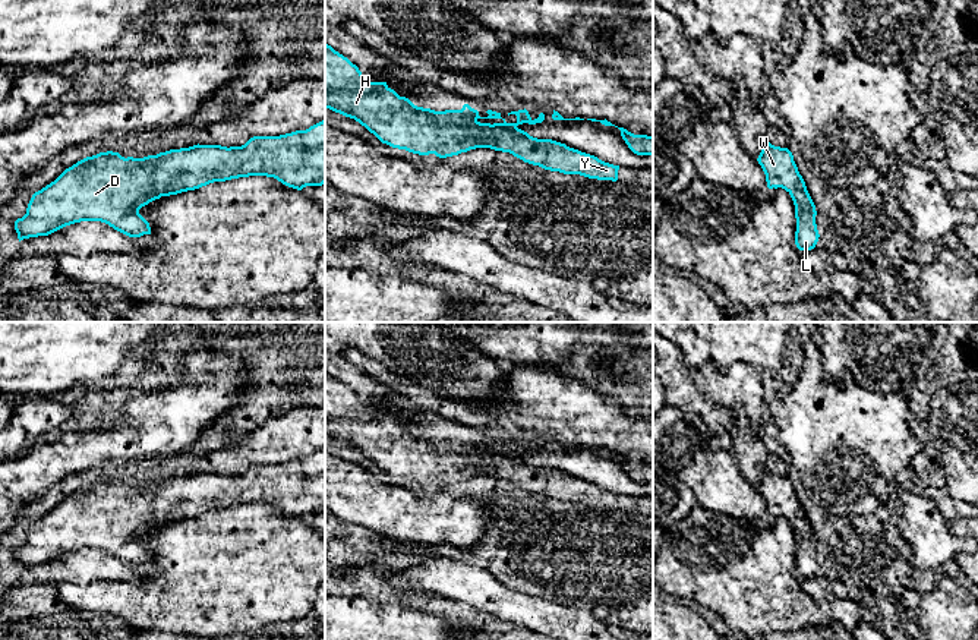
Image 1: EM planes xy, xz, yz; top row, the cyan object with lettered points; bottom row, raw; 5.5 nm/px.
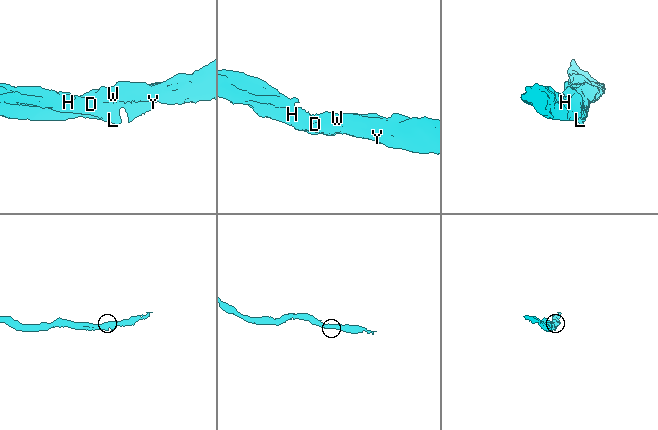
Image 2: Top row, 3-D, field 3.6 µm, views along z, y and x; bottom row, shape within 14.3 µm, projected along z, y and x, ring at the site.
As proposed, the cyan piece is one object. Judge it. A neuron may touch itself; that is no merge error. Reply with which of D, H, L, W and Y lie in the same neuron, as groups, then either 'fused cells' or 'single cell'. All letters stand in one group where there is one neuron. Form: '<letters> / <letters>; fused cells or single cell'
D H L W Y; single cell

